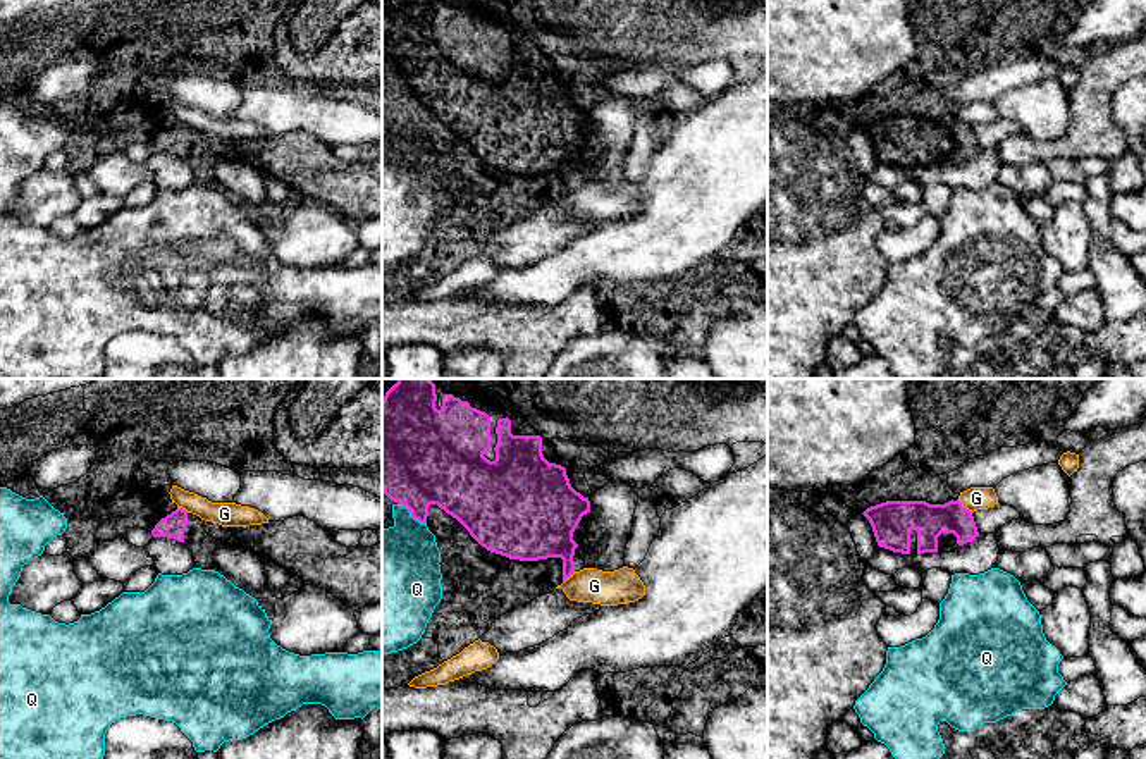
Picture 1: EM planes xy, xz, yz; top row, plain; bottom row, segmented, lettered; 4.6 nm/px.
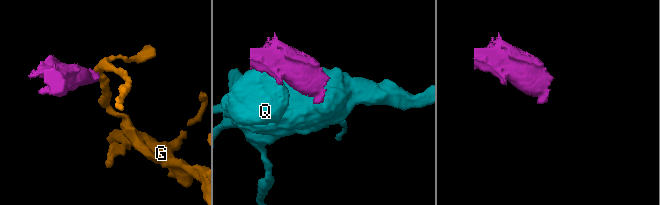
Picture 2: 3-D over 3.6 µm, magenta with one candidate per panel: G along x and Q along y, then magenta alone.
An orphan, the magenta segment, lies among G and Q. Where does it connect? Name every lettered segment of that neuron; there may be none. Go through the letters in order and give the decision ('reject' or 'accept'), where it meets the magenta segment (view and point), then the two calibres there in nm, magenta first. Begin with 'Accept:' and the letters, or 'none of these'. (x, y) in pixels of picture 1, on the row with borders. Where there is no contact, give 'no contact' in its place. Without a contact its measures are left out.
Accept: none of these
G: reject; meets magenta in yz at (966, 508); 160 nm thick on the magenta side, 110 nm on the other
Q: reject; meets magenta in xz at (412, 515); 420 nm thick on the magenta side, 380 nm on the other

